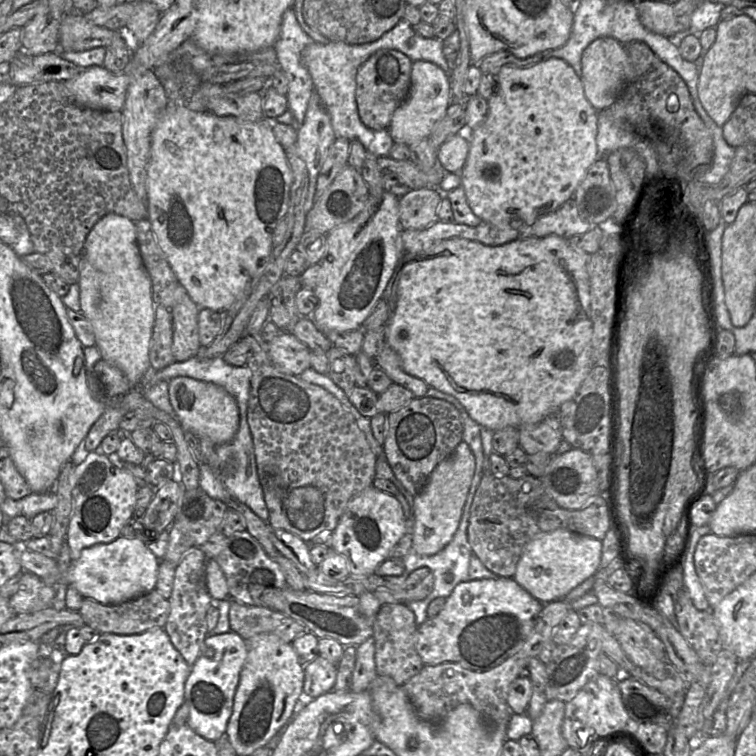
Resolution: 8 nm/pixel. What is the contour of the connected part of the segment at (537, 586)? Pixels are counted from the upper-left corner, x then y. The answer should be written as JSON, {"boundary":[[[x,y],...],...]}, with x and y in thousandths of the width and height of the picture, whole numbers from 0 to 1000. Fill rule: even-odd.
{"boundary":[[[749,700],[716,704],[694,722],[680,767],[718,799],[746,791],[794,751],[796,716]]]}

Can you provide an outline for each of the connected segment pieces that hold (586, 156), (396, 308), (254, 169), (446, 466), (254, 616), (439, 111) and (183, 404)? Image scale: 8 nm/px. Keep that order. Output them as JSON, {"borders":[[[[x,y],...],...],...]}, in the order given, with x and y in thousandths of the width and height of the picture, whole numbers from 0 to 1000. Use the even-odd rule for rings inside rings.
{"borders":[[[[729,75],[694,90],[668,85],[657,98],[657,110],[656,120],[644,132],[646,151],[642,159],[627,173],[618,172],[622,176],[622,196],[616,216],[610,225],[610,246],[623,278],[638,292],[649,295],[660,303],[679,303],[673,298],[676,291],[689,291],[694,296],[704,298],[717,284],[735,278],[750,265],[758,262],[778,224],[792,210],[788,189],[791,147],[776,132],[767,102],[749,81],[741,77]]],[[[735,311],[684,316],[663,325],[646,325],[612,315],[585,319],[567,332],[541,345],[530,345],[526,351],[507,393],[515,410],[515,421],[508,433],[509,452],[526,468],[537,493],[556,500],[567,512],[602,525],[638,566],[655,571],[672,563],[687,566],[709,561],[729,548],[738,548],[742,536],[761,524],[786,485],[782,479],[784,430],[776,356],[779,339],[761,328],[753,316]]],[[[225,136],[209,160],[200,187],[200,206],[194,235],[194,287],[206,317],[221,340],[234,369],[250,393],[265,406],[287,413],[300,410],[324,385],[325,380],[354,343],[360,332],[360,310],[378,284],[386,241],[386,229],[380,214],[377,197],[364,183],[360,161],[352,156],[332,161],[308,155],[290,155],[274,148],[257,147],[242,138]]],[[[611,583],[594,604],[577,616],[560,648],[548,657],[549,696],[542,729],[556,734],[574,734],[595,718],[611,685],[628,615],[623,593]]],[[[306,795],[303,804],[304,835],[316,839],[324,848],[337,840],[358,837],[378,851],[403,836],[397,823],[349,802],[331,802]]],[[[552,79],[545,85],[544,114],[537,132],[520,149],[513,173],[521,188],[538,193],[569,181],[579,160],[597,136],[597,111],[591,98],[577,85]]],[[[237,497],[222,504],[222,520],[230,545],[245,569],[286,589],[302,586],[310,579],[317,560],[316,538],[312,528],[296,512]]]]}

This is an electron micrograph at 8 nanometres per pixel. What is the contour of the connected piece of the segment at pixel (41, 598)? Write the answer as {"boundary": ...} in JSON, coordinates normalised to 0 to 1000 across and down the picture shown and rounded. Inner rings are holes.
{"boundary":[[[29,755],[25,778],[12,790],[12,799],[21,813],[38,812],[69,802],[71,790],[70,776],[61,774],[49,761]]]}

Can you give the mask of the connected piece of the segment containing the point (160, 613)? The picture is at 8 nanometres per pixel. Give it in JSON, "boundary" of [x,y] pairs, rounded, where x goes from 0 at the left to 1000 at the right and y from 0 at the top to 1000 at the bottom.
{"boundary":[[[206,779],[159,799],[134,799],[123,792],[111,791],[104,806],[112,824],[131,839],[184,839],[193,833],[213,829],[221,821],[225,799]]]}

